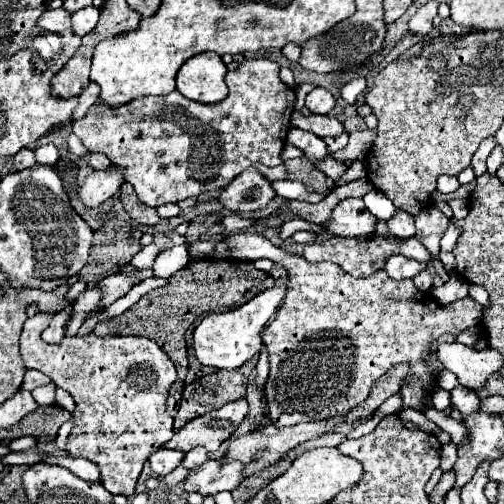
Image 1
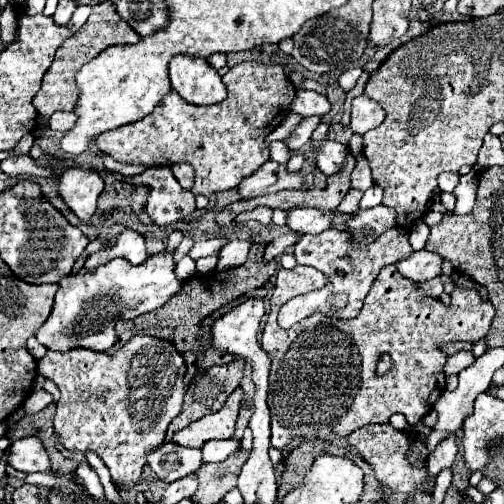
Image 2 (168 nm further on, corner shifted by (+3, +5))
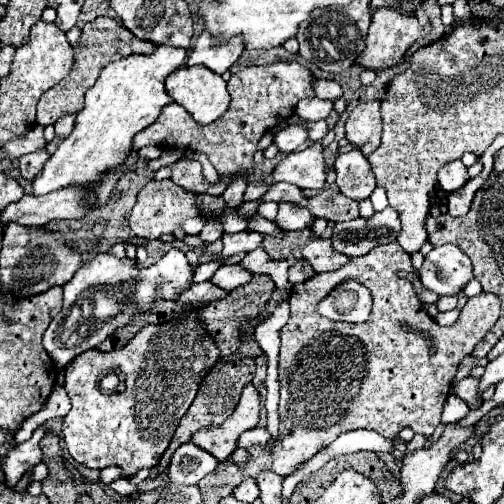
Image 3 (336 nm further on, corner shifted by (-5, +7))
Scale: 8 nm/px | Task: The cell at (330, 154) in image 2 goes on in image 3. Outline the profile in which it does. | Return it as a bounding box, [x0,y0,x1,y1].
[334,150,376,200]

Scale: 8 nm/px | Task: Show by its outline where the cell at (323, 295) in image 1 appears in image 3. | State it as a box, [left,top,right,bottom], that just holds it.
[244,242,500,478]

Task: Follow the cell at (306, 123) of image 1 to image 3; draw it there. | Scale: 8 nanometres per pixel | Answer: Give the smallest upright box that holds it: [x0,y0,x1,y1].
[274,120,308,154]

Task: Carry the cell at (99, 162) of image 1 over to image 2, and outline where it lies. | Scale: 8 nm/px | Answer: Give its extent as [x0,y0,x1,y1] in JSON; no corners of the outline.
[130,166,196,226]

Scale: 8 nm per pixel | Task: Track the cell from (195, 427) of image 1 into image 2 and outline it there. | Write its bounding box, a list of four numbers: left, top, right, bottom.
[172,388,242,448]

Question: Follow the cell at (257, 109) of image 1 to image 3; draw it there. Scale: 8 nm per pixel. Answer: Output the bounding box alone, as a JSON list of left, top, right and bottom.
[132,62,314,178]

